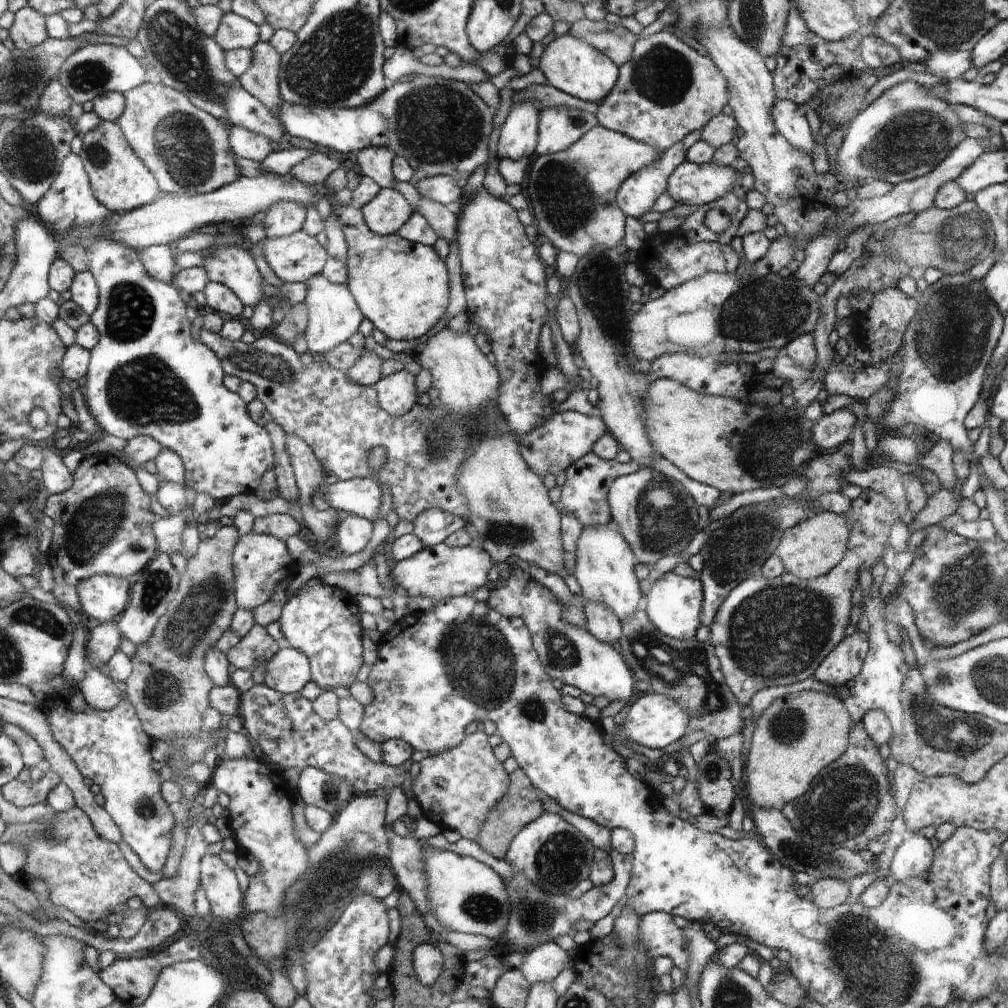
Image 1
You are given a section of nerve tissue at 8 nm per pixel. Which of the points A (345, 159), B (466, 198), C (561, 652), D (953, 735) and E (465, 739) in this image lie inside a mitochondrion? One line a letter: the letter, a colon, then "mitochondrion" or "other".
A: other
B: other
C: mitochondrion
D: mitochondrion
E: other

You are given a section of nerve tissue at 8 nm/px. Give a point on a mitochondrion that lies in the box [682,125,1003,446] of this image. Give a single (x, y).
(950, 338)

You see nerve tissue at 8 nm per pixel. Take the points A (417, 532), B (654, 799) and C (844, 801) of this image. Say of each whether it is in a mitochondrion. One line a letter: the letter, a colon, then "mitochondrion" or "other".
A: other
B: other
C: mitochondrion

